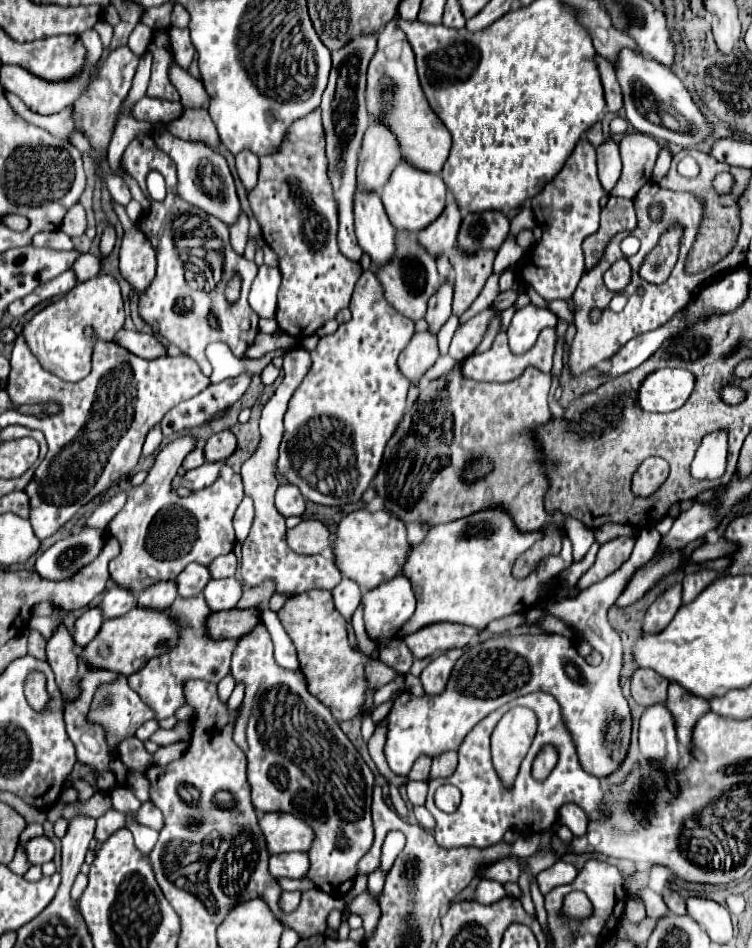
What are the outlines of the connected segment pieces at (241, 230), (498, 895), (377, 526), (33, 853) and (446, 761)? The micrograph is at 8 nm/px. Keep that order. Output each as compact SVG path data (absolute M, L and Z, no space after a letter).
M241 212L241 218L237 218L237 222L233 226L229 226L231 232L231 246L237 254L243 254L245 242L247 242L247 234L249 234L249 218L245 212Z
M483 878L481 884L477 886L477 896L475 898L481 904L491 904L491 902L501 900L503 896L505 896L505 890L503 890L503 886L499 882L493 882L489 878Z
M361 508L347 514L339 522L333 542L333 554L343 578L351 578L359 582L359 586L371 590L401 572L401 566L405 566L405 558L409 556L409 546L411 544L407 540L407 528L401 518L393 518L393 514L389 514L387 510L369 512Z
M47 836L31 838L29 842L19 842L19 846L25 846L25 854L31 864L45 864L53 860L55 846Z
M445 752L437 758L433 758L431 765L431 778L445 778L455 772L455 766L458 764L457 752Z

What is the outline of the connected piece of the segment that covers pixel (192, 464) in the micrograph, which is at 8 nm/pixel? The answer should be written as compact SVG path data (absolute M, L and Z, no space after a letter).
M195 446L195 450L191 450L185 460L183 460L183 468L185 470L193 470L199 468L201 464L205 464L205 454L203 454L203 446Z

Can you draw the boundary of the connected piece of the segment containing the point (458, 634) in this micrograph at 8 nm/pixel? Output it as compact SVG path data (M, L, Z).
M437 622L433 626L425 626L425 630L417 630L417 634L409 634L403 642L409 646L415 658L433 656L437 650L449 648L465 648L469 640L477 634L477 630L453 622Z

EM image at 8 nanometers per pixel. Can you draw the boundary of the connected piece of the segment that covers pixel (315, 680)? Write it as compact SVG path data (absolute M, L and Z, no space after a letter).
M309 590L305 594L293 596L277 612L285 632L291 636L301 672L307 678L309 692L323 702L337 720L351 720L363 712L365 694L377 692L381 686L393 682L399 672L383 664L381 660L359 654L351 648L347 640L347 622L337 614L333 606L333 596L329 590Z

